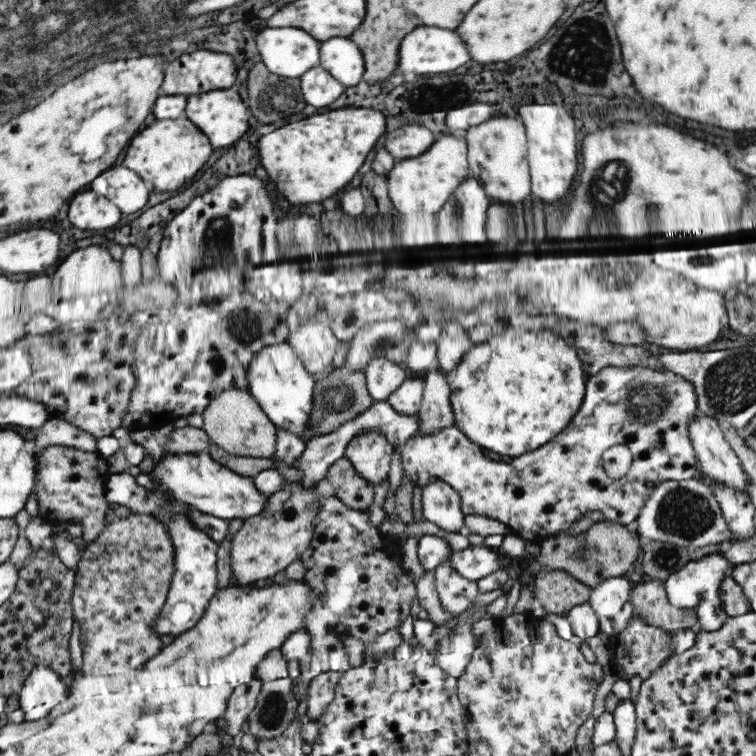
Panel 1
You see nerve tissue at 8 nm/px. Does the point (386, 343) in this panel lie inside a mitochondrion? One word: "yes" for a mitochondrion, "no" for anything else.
yes

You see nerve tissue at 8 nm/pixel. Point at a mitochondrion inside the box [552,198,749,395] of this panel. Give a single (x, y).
(627, 272)

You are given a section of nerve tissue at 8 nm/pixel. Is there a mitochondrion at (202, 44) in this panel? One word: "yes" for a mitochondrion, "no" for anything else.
no

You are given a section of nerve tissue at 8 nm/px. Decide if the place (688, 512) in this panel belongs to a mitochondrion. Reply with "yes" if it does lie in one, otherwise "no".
yes

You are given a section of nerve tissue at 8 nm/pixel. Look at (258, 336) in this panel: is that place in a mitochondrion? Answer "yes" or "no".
yes

